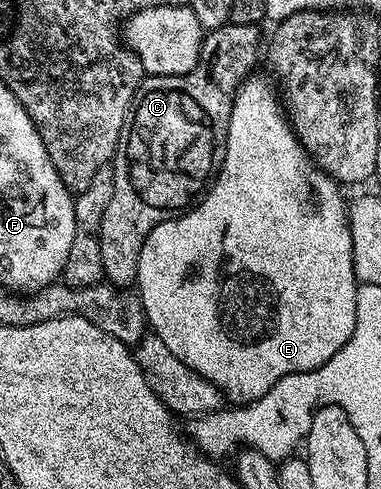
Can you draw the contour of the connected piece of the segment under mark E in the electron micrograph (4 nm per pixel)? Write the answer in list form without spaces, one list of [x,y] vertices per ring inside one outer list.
[[[257,77],[246,78],[233,95],[225,158],[221,161],[221,171],[213,179],[213,185],[192,210],[180,214],[178,218],[168,218],[166,222],[160,222],[155,228],[151,228],[139,252],[135,283],[136,293],[145,309],[146,323],[151,327],[152,333],[157,334],[183,364],[217,386],[233,404],[248,404],[259,400],[270,388],[279,384],[283,376],[302,374],[327,364],[327,360],[331,360],[331,356],[335,356],[335,352],[339,352],[339,348],[343,348],[343,344],[351,340],[351,332],[355,332],[355,296],[359,285],[353,267],[353,234],[349,231],[347,198],[341,195],[342,187],[332,176],[318,170],[313,157],[297,139],[274,83],[270,79],[269,83],[267,79]]]

